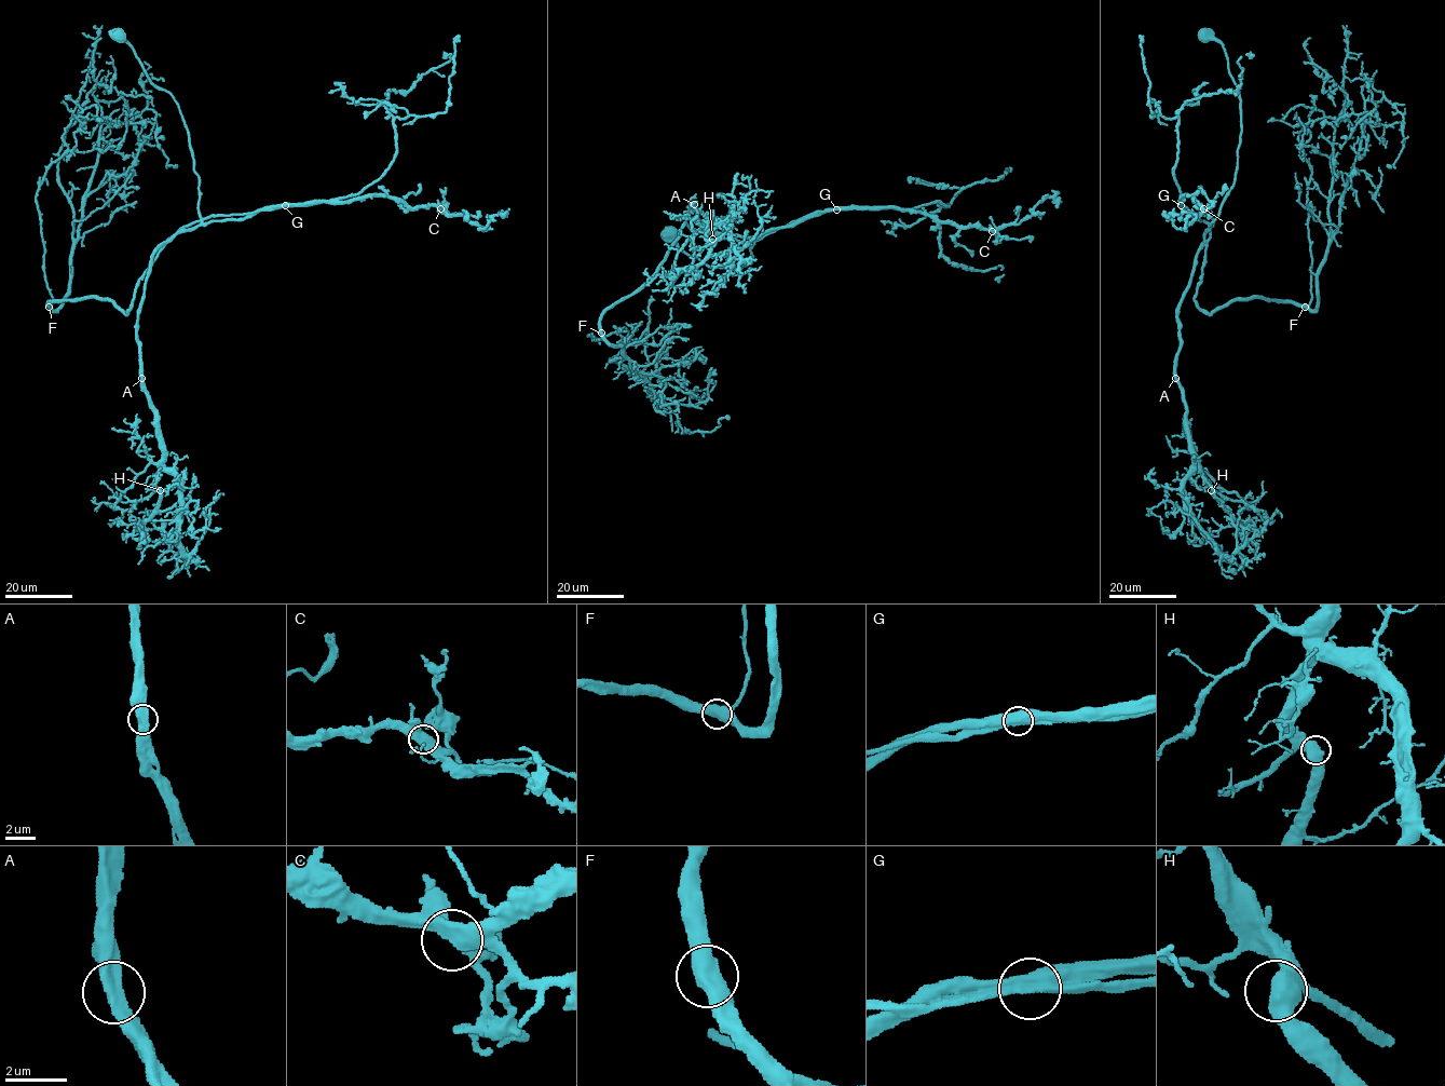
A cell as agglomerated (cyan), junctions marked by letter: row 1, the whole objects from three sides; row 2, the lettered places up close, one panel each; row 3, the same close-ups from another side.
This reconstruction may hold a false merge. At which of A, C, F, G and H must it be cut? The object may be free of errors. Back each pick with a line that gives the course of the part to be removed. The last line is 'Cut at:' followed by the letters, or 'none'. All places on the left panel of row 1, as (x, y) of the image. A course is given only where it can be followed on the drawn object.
G: course (284, 205), (182, 227), (125, 313), (53, 310), (97, 99), (122, 97), (177, 166)
Cut at: G

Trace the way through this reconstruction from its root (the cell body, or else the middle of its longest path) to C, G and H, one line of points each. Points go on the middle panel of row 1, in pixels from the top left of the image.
C: (670, 234), (679, 249), (710, 267), (739, 270), (751, 262), (754, 241), (833, 209), (899, 207), (992, 231)
G: (670, 234), (679, 249), (710, 267), (739, 270), (751, 262), (750, 248), (754, 241), (812, 214), (836, 209)
H: (670, 234), (710, 267), (751, 262), (752, 242), (722, 239), (693, 204), (713, 221), (712, 239)

